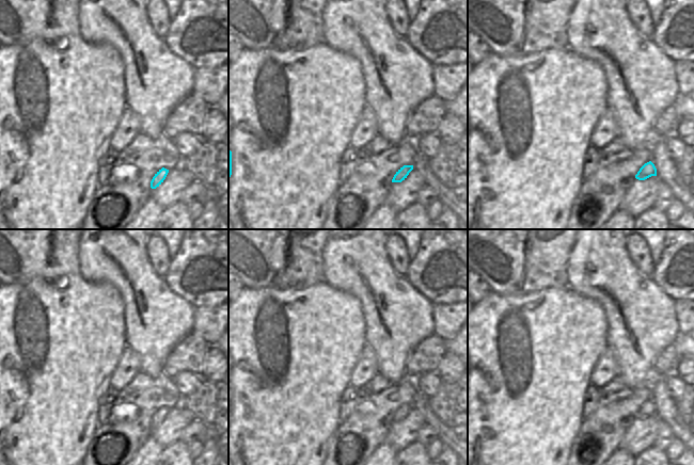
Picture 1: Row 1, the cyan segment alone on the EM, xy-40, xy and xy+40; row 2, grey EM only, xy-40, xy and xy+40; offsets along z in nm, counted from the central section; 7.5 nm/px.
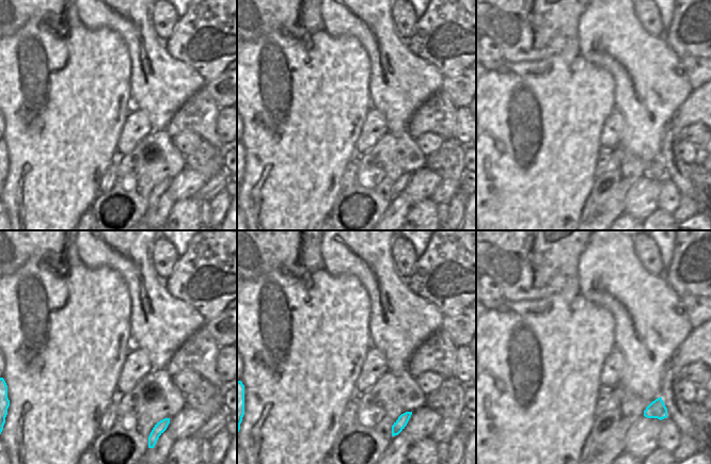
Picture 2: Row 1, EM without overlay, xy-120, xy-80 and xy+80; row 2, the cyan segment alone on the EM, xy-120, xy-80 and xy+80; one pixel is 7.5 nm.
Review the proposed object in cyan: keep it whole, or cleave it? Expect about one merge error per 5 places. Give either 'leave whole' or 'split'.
leave whole

